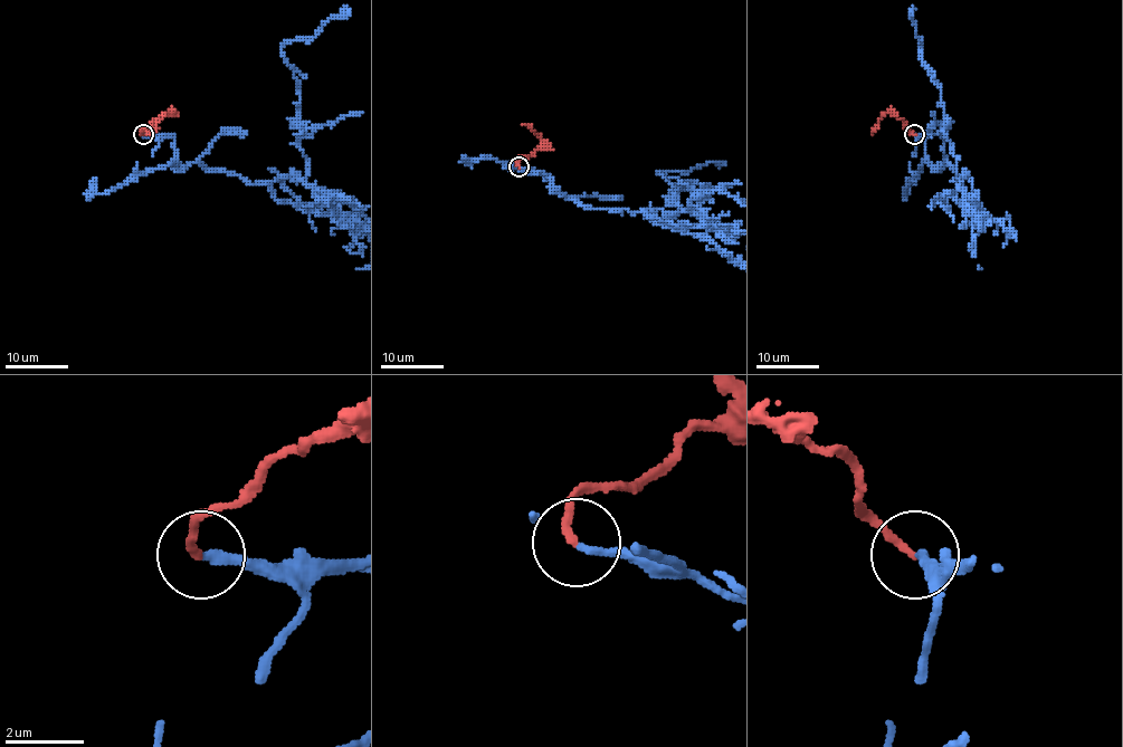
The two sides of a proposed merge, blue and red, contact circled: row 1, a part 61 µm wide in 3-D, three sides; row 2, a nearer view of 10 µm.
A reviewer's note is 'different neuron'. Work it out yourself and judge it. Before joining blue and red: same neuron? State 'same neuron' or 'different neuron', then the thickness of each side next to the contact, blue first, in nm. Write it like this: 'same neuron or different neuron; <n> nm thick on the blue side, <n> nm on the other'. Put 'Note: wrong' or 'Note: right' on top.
Note: wrong
same neuron; 200 nm thick on the blue side, 200 nm on the other

